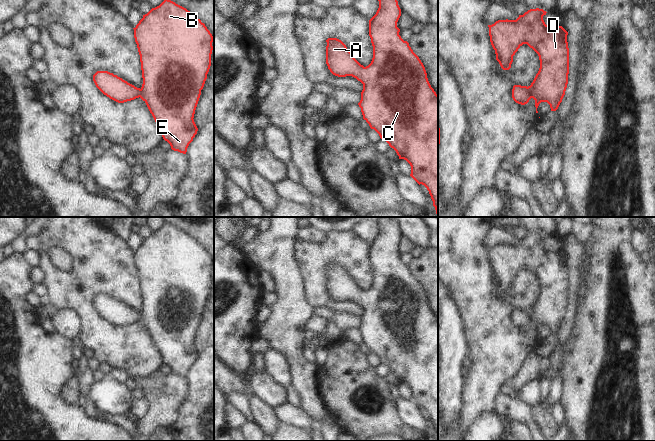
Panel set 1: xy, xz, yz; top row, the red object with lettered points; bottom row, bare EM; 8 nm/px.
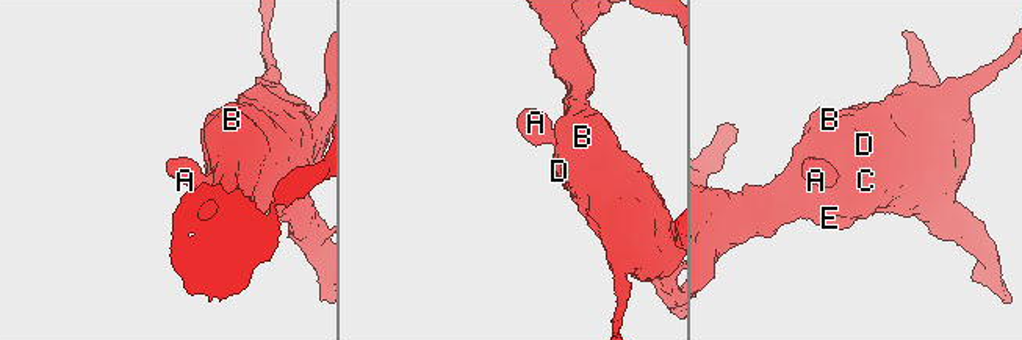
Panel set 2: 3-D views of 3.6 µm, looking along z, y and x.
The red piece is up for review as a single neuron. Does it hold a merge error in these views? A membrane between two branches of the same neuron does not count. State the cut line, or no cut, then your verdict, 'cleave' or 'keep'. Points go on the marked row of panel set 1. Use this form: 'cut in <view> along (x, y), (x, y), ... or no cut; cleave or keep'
no cut; keep

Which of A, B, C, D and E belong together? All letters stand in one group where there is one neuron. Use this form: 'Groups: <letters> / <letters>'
Groups: A B C D E.

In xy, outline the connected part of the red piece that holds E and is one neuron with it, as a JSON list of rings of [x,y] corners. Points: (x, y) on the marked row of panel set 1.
[[[171,0],[152,8],[133,29],[140,55],[142,87],[137,88],[108,71],[97,71],[93,81],[104,95],[118,103],[140,97],[171,149],[186,154],[198,131],[193,118],[211,66],[214,37],[196,15]]]

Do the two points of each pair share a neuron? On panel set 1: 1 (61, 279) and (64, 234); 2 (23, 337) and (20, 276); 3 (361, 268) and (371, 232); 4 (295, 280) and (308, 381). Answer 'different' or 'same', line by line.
1: same
2: same
3: different
4: same

